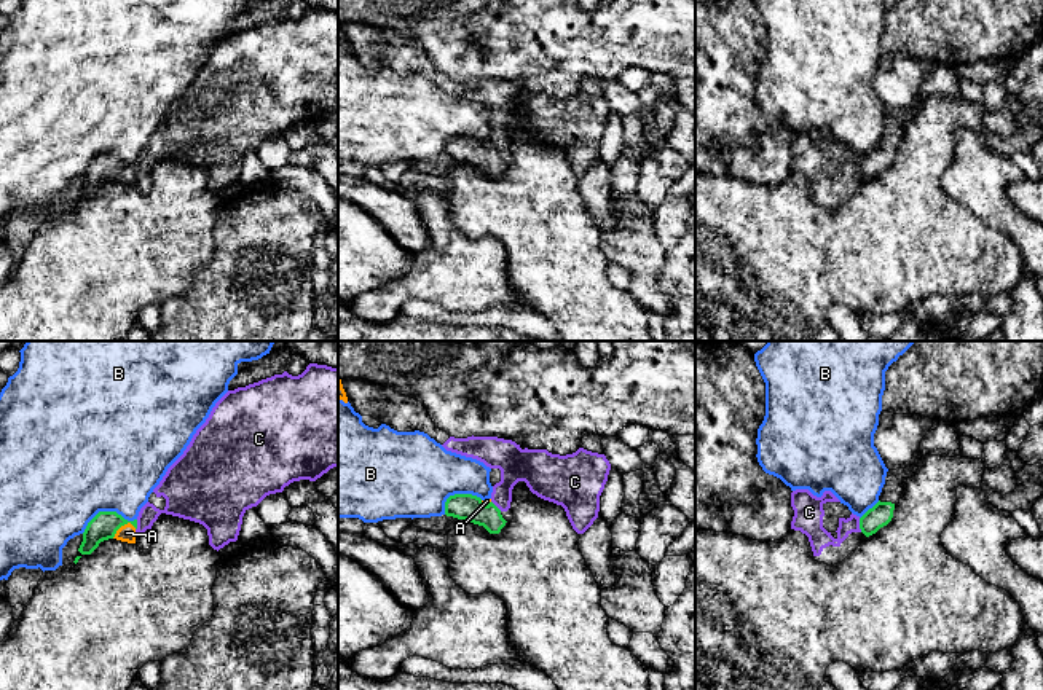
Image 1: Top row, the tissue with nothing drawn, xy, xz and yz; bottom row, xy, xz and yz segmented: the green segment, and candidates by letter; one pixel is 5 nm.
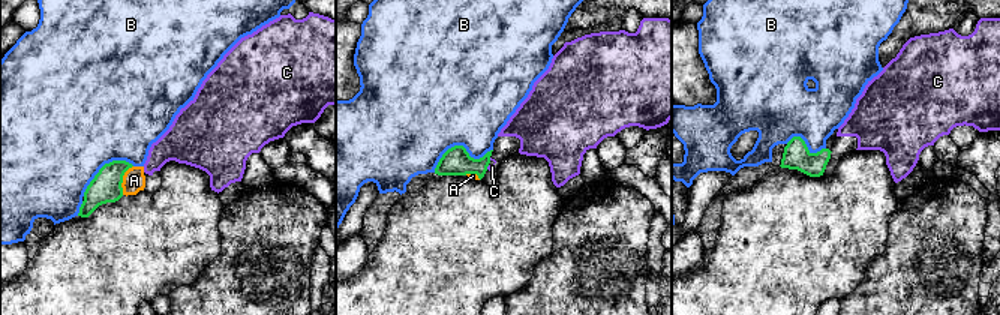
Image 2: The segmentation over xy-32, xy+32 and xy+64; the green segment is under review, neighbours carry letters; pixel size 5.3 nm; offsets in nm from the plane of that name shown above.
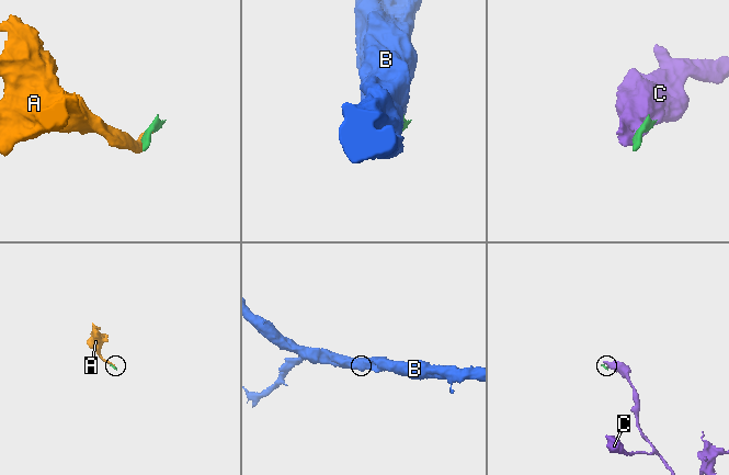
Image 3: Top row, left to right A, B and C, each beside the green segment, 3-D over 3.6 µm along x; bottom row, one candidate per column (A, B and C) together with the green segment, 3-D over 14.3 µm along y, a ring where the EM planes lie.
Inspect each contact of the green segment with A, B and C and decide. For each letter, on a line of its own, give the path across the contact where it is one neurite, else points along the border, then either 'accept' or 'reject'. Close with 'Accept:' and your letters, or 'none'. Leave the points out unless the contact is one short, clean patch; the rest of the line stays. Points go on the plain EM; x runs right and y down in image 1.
A: runs through xy (104, 169), (123, 168), (126, 176); accept
B: reject
C: border along yz (858, 161), (861, 174); reject
Accept: A

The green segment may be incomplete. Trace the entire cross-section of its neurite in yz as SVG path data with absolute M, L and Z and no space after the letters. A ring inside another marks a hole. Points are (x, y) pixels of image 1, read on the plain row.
M904 112L887 115L879 145L860 161L860 172L866 180L876 177L891 164L895 148L901 142L907 120Z

